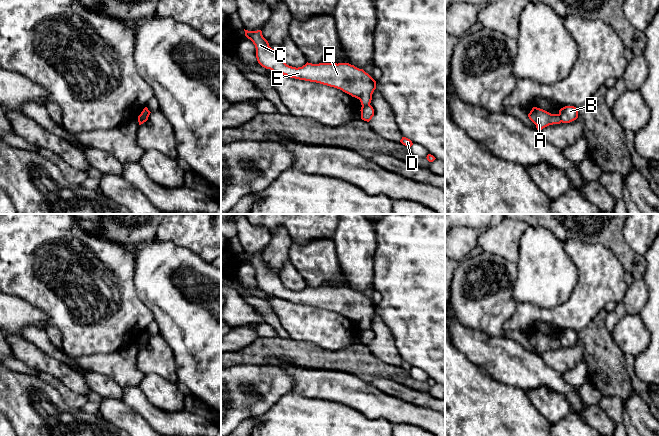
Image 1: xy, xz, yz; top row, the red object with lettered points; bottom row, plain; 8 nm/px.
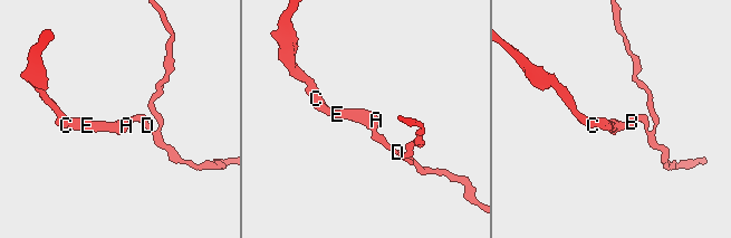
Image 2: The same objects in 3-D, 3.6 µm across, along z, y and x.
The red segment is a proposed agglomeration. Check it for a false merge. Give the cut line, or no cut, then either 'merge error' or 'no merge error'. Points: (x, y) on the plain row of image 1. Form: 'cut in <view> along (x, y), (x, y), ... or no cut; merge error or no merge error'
cut in xz along (369, 328), (362, 330); merge error

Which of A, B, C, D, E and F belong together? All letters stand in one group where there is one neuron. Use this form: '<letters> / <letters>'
A C E F / B D

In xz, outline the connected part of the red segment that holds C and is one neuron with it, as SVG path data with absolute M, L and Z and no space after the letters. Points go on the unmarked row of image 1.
M245 254L245 260L256 272L258 287L275 297L290 302L316 306L342 314L360 324L362 330L368 330L376 313L376 305L363 293L349 287L306 287L302 291L287 289L280 278L269 270L262 255Z

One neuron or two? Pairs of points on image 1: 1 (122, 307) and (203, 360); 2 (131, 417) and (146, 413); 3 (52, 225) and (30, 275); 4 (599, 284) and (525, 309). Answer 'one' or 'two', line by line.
1: two
2: two
3: one
4: one

